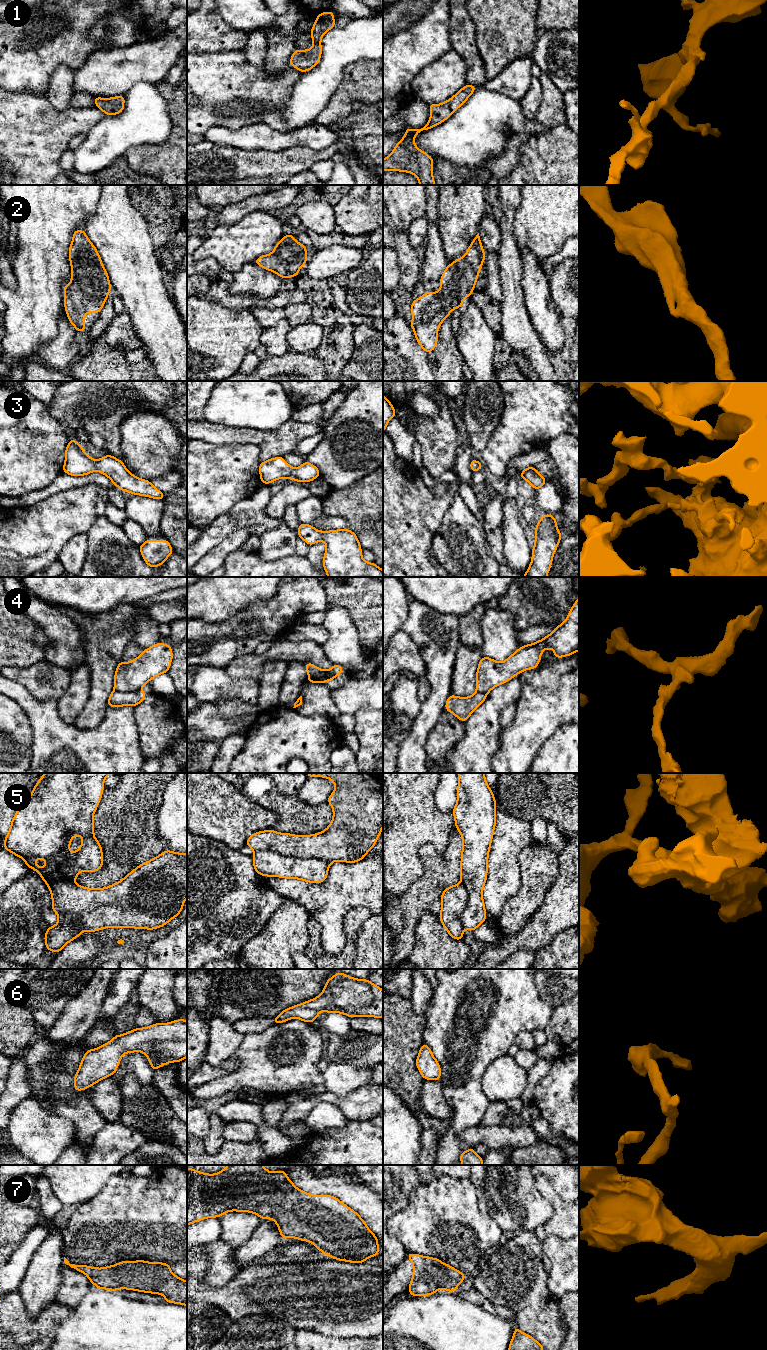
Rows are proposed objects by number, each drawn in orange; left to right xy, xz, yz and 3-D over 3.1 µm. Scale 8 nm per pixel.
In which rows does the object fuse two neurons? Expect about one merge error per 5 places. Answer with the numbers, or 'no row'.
4

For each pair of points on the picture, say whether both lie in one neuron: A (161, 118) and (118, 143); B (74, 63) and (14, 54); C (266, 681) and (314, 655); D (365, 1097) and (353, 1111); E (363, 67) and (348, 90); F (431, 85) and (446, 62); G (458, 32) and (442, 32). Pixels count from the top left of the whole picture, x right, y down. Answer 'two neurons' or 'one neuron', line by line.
A: one neuron
B: one neuron
C: two neurons
D: one neuron
E: one neuron
F: one neuron
G: two neurons

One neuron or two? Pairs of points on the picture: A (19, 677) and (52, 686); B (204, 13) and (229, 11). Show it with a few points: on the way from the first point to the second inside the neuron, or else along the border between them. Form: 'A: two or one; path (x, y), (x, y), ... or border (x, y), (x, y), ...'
A: one; path (27, 677), (44, 680)
B: two; border (218, 10), (221, 17), (236, 29)

